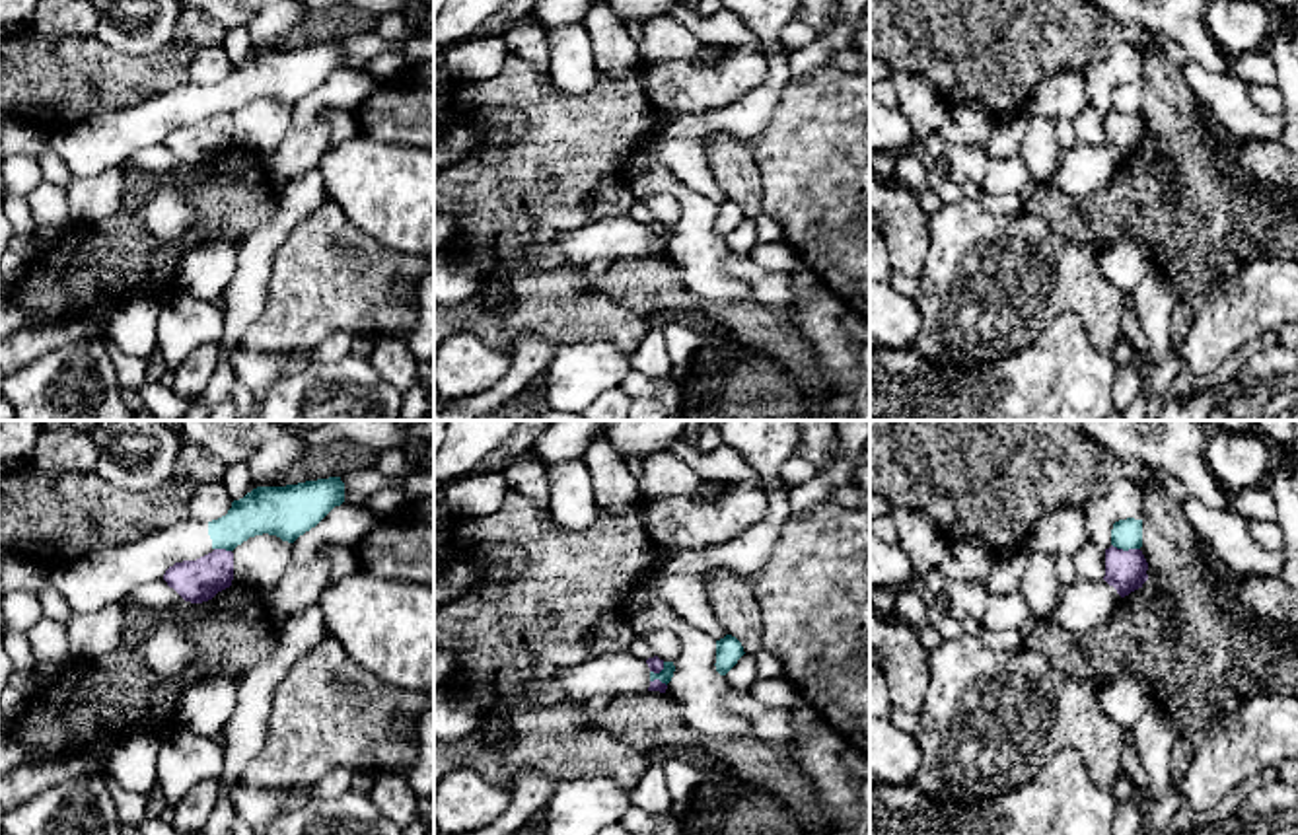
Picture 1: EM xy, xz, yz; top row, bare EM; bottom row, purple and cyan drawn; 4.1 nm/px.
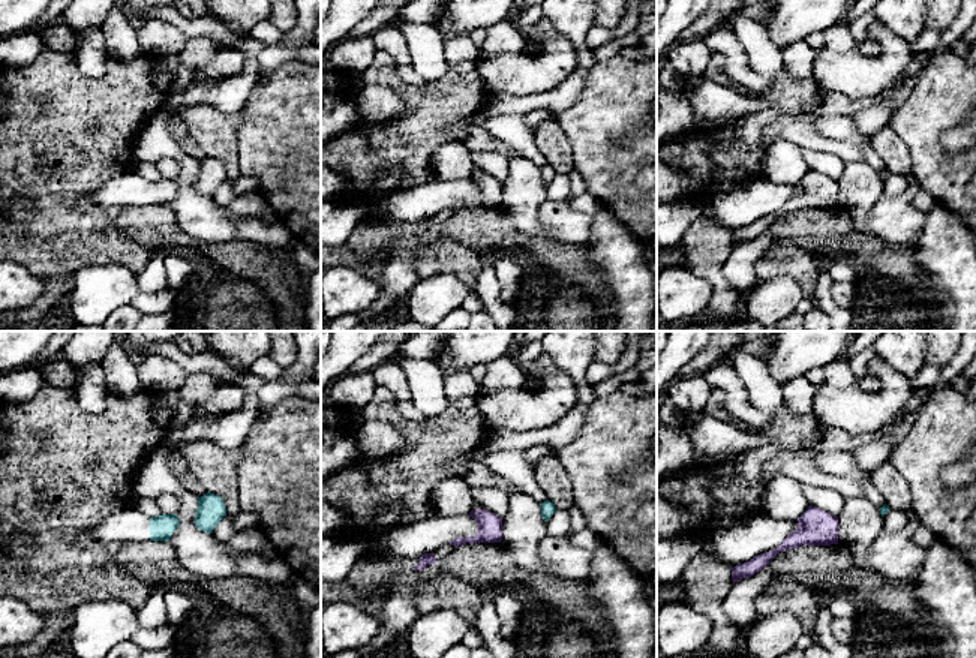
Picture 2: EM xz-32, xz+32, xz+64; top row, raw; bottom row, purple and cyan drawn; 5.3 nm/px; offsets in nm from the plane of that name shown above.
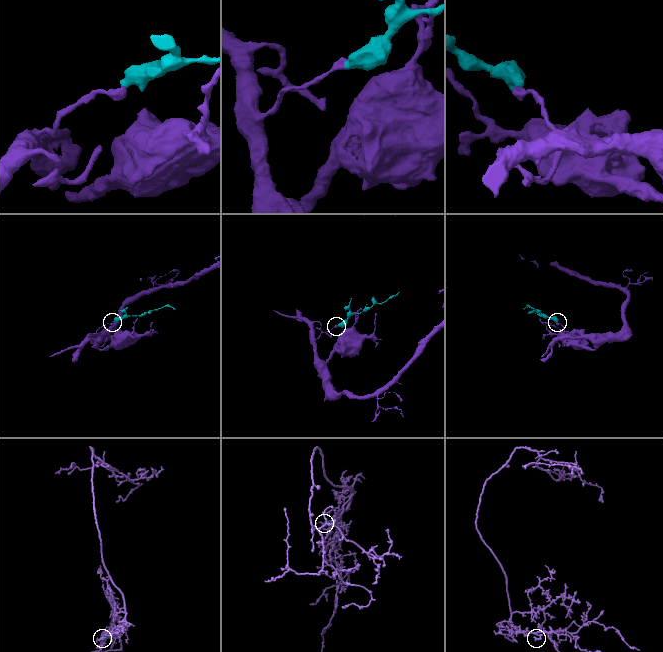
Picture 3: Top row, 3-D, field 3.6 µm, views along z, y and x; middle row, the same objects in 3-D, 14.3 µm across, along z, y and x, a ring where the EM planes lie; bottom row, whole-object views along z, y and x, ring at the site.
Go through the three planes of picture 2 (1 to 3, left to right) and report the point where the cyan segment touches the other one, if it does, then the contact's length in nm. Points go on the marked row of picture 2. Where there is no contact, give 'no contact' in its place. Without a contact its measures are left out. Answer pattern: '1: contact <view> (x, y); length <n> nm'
1: no contact
2: no contact
3: no contact

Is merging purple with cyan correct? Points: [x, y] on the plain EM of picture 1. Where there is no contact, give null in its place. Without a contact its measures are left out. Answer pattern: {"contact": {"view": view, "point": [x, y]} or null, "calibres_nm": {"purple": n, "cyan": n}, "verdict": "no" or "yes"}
{"contact": {"view": "yz", "point": [1125, 115]}, "calibres_nm": {"purple": 170, "cyan": 130}, "verdict": "no"}

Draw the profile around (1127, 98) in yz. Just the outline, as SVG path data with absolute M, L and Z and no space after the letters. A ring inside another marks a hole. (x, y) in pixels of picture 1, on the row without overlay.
M1127 82L1113 88L1111 109L1123 115L1142 111L1142 84Z

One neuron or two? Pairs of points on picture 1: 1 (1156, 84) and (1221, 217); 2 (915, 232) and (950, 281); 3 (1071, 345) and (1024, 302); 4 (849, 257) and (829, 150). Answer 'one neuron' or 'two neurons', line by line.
1: one neuron
2: two neurons
3: two neurons
4: one neuron

